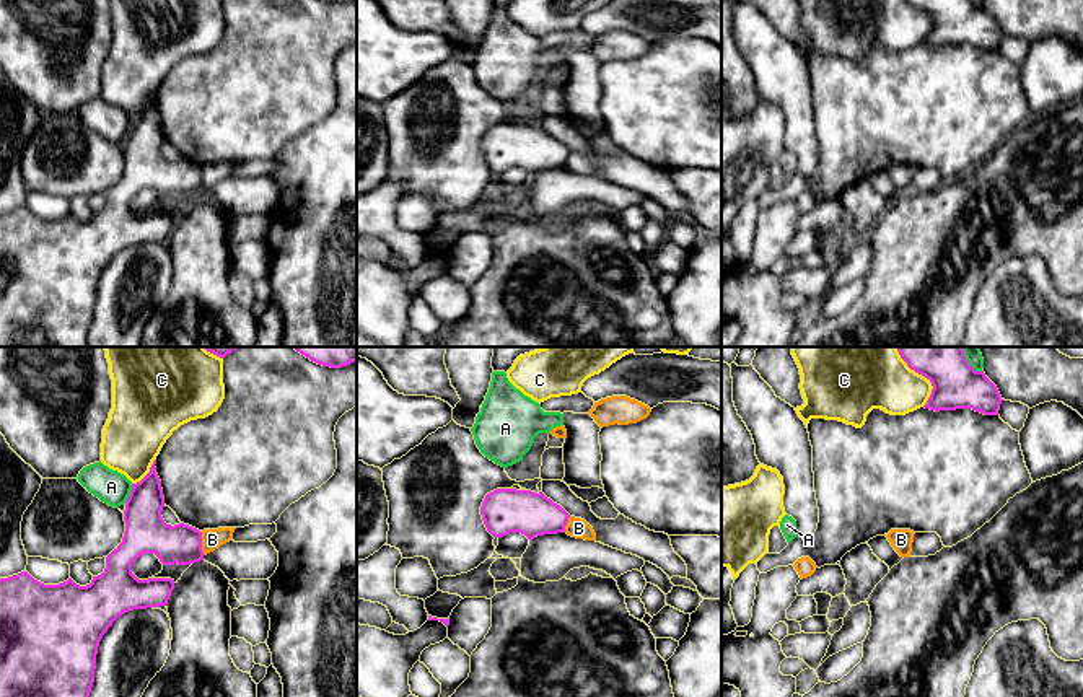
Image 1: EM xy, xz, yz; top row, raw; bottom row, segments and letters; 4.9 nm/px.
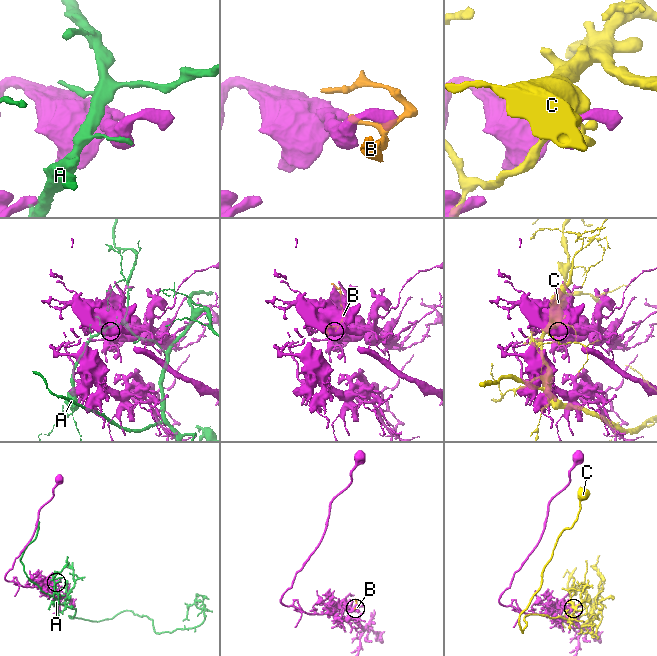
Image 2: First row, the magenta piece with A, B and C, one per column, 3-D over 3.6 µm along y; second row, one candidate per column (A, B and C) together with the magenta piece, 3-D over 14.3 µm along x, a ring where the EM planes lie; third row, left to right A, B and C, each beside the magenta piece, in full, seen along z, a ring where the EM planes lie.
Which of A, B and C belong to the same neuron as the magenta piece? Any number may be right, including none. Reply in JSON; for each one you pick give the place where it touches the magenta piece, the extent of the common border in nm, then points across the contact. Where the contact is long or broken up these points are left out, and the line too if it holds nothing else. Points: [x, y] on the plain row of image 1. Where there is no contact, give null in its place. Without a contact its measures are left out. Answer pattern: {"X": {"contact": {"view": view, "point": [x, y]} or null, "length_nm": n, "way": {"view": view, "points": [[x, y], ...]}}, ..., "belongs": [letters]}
{"belongs": []}

